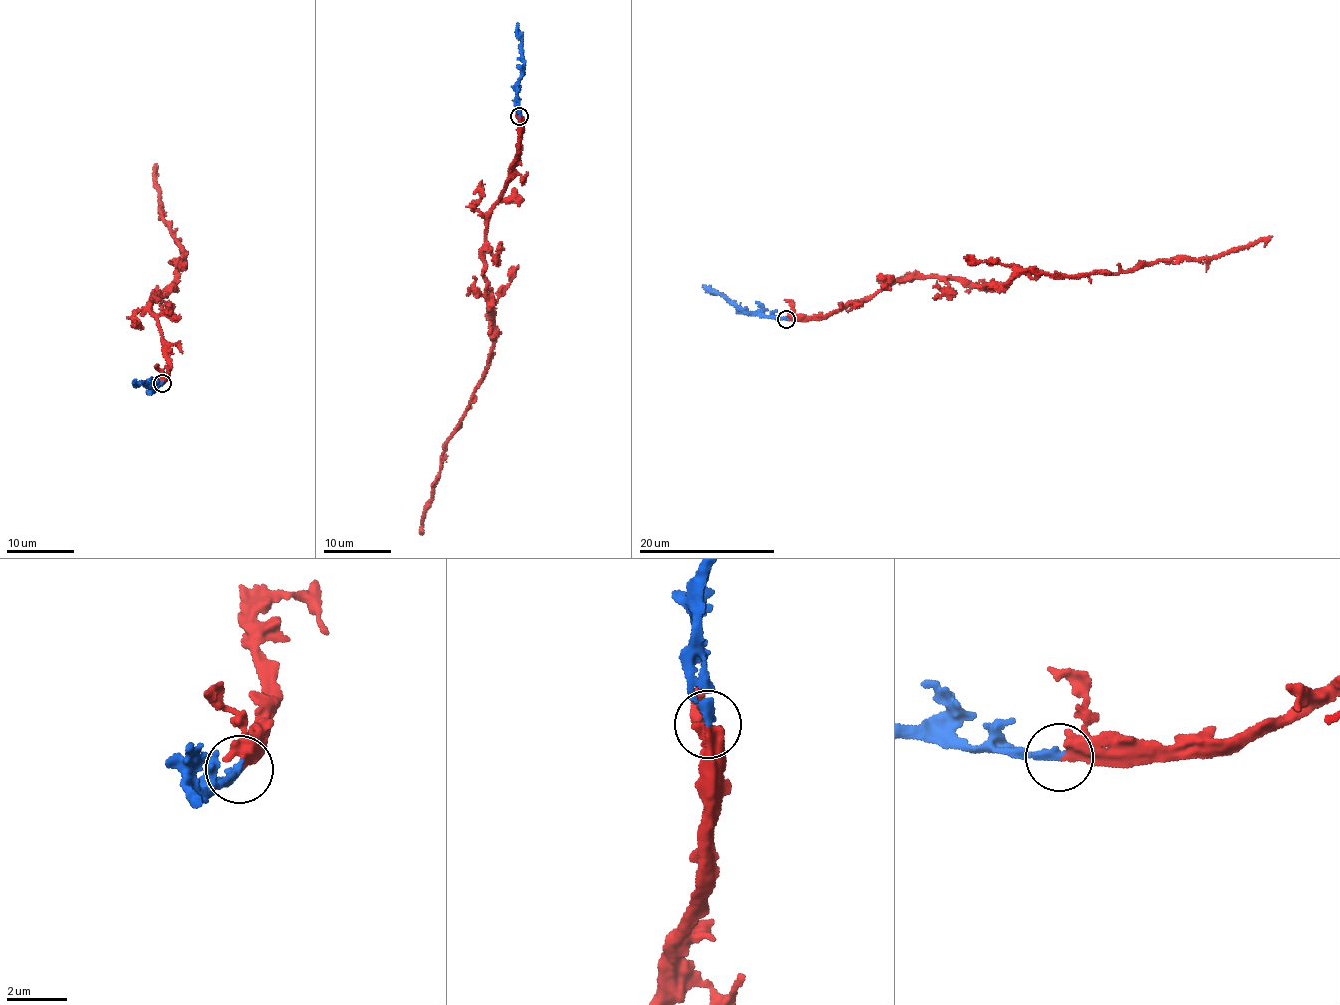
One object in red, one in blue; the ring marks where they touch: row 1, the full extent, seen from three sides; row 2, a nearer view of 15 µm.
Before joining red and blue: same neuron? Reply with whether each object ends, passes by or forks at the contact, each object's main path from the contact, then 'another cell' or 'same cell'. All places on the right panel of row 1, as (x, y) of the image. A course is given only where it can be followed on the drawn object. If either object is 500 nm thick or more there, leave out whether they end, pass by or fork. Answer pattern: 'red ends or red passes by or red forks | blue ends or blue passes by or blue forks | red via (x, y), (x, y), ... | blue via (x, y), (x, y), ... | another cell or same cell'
red passes by | blue ends | red via (786, 319), (826, 318), (918, 277), (1006, 286), (1022, 273), (1125, 273), (1164, 261), (1207, 259), (1272, 236) | blue via (786, 319), (740, 312), (702, 285) | same cell

